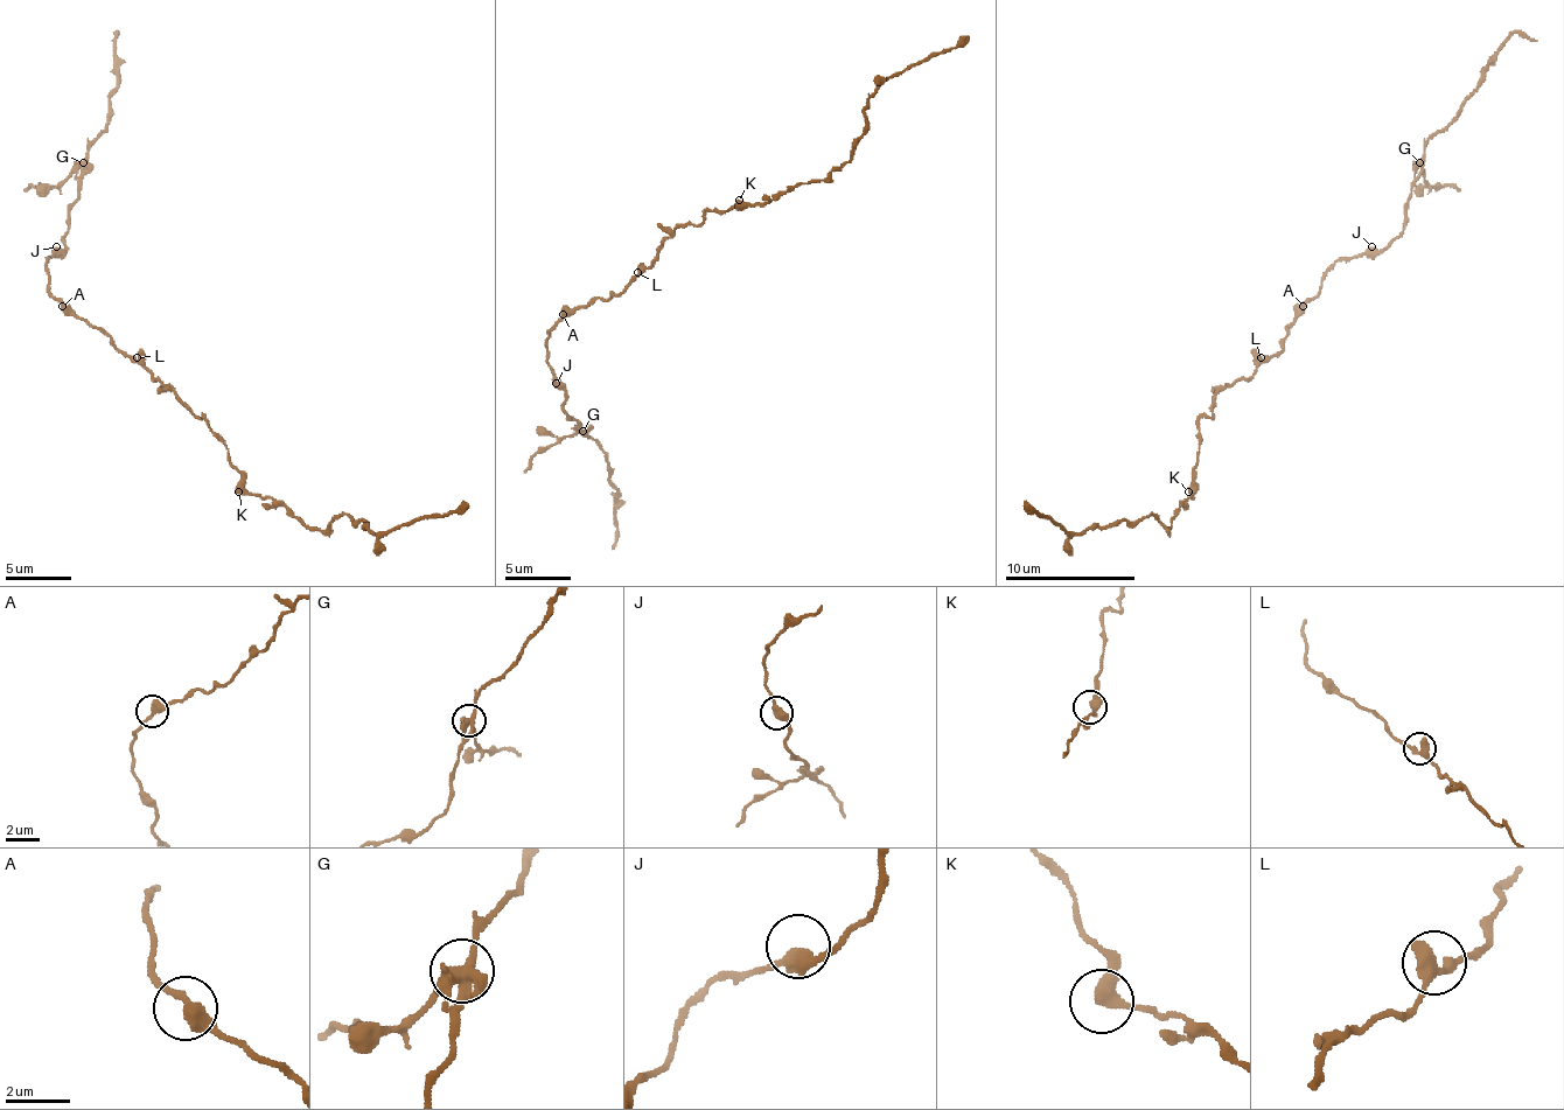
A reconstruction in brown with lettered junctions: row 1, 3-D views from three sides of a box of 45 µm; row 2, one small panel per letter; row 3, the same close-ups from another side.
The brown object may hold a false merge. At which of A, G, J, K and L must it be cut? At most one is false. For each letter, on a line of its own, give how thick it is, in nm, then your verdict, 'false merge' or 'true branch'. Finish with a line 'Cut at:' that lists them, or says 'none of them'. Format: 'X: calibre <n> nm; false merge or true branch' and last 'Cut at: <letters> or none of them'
A: calibre 400 nm; true branch
G: calibre 320 nm; false merge
J: calibre 380 nm; true branch
K: calibre 400 nm; true branch
L: calibre 420 nm; true branch
Cut at: G

